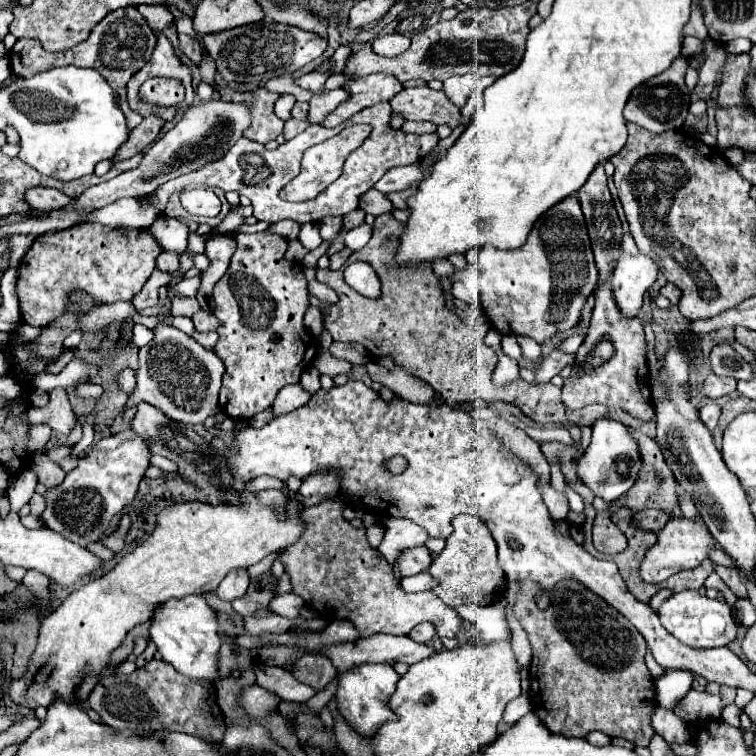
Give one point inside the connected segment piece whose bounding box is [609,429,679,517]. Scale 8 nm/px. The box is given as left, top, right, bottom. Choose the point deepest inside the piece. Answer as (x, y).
(655, 487)

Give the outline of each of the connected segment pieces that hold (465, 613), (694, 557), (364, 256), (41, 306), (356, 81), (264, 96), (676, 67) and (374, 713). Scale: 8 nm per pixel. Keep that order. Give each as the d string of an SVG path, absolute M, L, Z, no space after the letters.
M499 599L491 605L469 605L459 607L459 615L473 625L477 625L481 639L485 641L505 641L513 635L509 621L507 621L507 599Z
M685 517L671 519L659 533L657 543L649 549L643 563L639 565L639 575L647 583L663 583L667 577L683 571L683 569L695 569L705 557L709 547L715 545L715 539L707 531L703 521L689 521Z
M391 213L379 215L373 223L373 237L361 249L355 251L345 265L353 261L365 261L373 265L381 279L381 297L367 299L343 279L343 267L339 271L319 269L317 281L333 287L339 295L339 303L327 309L325 327L331 333L333 341L355 341L361 343L369 357L391 357L397 365L405 367L411 375L429 383L435 391L439 391L451 405L463 401L505 401L519 407L529 419L535 423L555 423L563 419L563 415L585 415L585 425L593 427L597 419L609 415L609 409L603 405L589 405L581 411L571 411L561 405L561 389L553 383L545 385L529 385L525 381L513 381L509 385L495 385L493 369L497 365L497 355L489 349L469 327L447 307L445 293L441 289L441 281L433 275L433 269L427 265L399 269L391 263L391 257L397 253L397 241L403 231L403 223L395 221Z
M81 223L63 231L39 235L17 269L15 287L19 295L21 319L33 327L45 327L65 311L67 295L73 289L81 289L93 295L99 305L103 303L109 305L115 301L131 301L141 291L147 277L155 269L155 259L161 251L163 247L155 241L155 237L151 237L151 233L147 233L147 229L111 229L99 223Z
M373 73L369 77L345 75L345 79L347 83L343 85L343 89L349 93L349 99L337 105L337 109L333 109L325 117L325 121L321 123L323 127L337 127L347 117L359 113L359 109L375 105L377 101L389 101L403 89L403 85L395 81L395 77L385 73Z
M227 83L215 84L215 90L225 101L245 101L251 105L251 125L245 129L245 137L257 143L267 143L282 134L282 120L273 113L273 105L280 94L265 87L259 87L253 93L237 93L229 89Z
M679 55L671 69L663 71L657 77L651 77L649 81L643 81L643 85L639 85L639 89L635 89L623 109L623 117L651 133L663 133L663 131L671 131L671 129L681 129L687 113L689 113L689 105L691 105L691 93L685 85L685 71L687 71L687 59L683 55Z
M359 665L353 671L347 671L339 679L337 687L337 707L339 713L345 717L345 721L359 733L373 737L375 729L385 723L395 719L393 711L388 707L389 695L395 691L395 681L399 681L399 673L391 665Z

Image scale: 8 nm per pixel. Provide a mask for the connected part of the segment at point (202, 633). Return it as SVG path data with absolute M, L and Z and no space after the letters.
M191 595L185 599L167 601L163 607L155 609L151 619L151 641L157 645L157 651L163 661L169 661L179 673L191 679L203 679L211 685L219 681L219 647L221 635L217 625L217 613L207 605L205 597Z

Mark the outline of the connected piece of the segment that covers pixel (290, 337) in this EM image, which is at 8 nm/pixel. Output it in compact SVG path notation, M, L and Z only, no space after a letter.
M263 231L263 233L237 233L237 251L231 259L231 265L227 269L227 273L215 283L213 287L213 301L215 301L215 317L219 319L219 327L217 327L217 335L219 335L219 341L217 345L213 347L215 355L221 357L223 365L225 365L225 375L223 375L223 385L221 385L221 409L233 417L233 419L251 419L255 413L259 411L265 411L273 405L277 393L289 385L289 383L299 383L299 377L301 373L313 363L315 359L315 349L313 349L313 355L307 355L309 347L311 347L311 335L307 333L305 325L303 325L303 315L305 315L305 309L309 305L309 293L307 293L307 279L305 279L305 273L303 273L303 267L295 261L285 261L285 251L287 251L287 239L277 235L277 233L271 233L271 231Z

